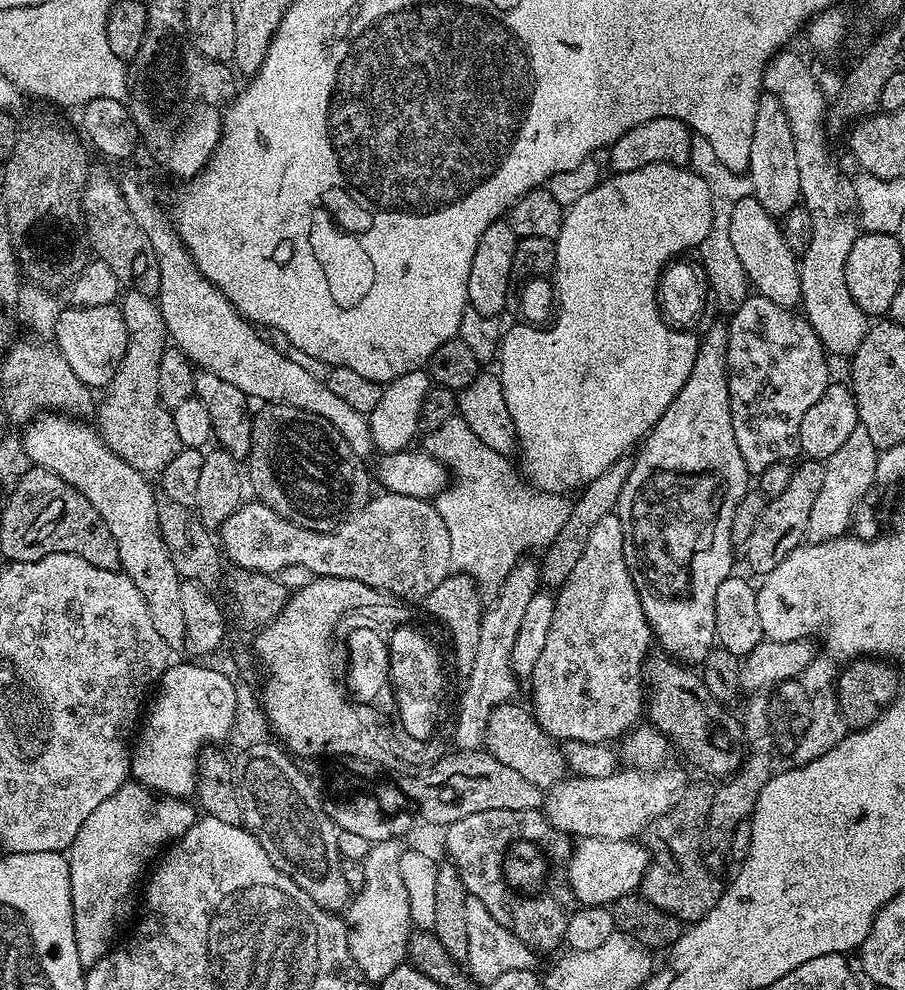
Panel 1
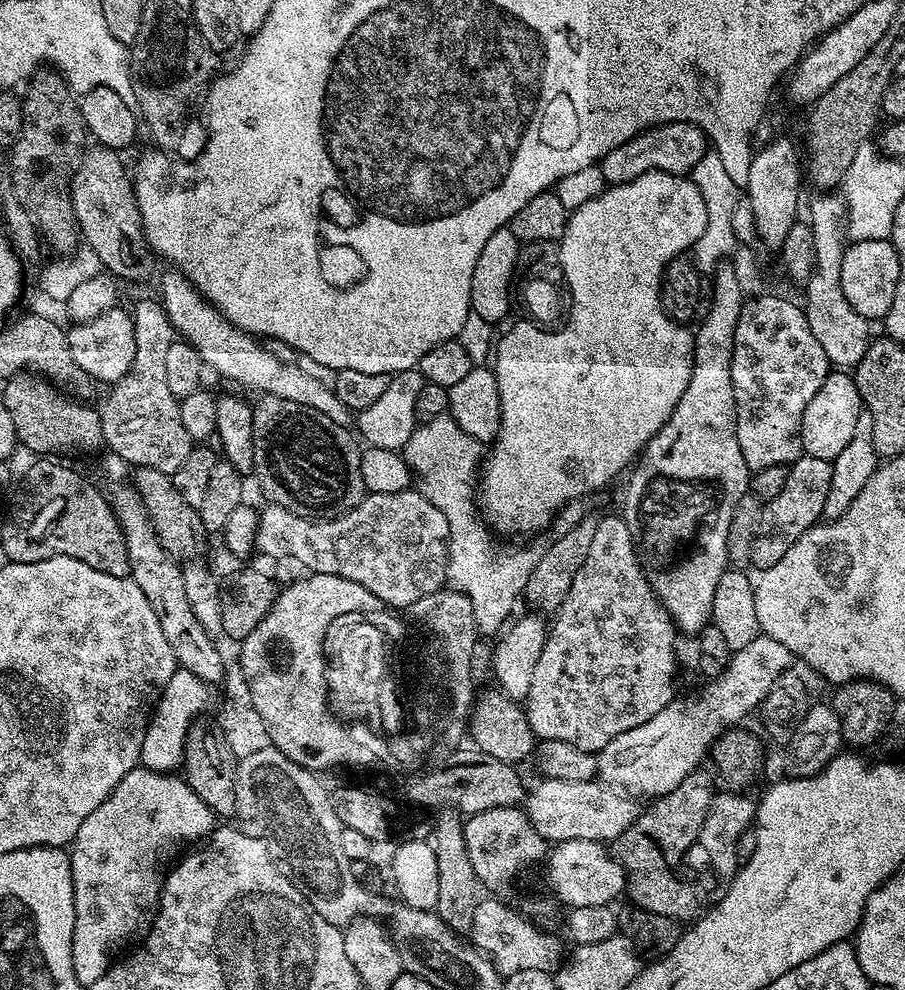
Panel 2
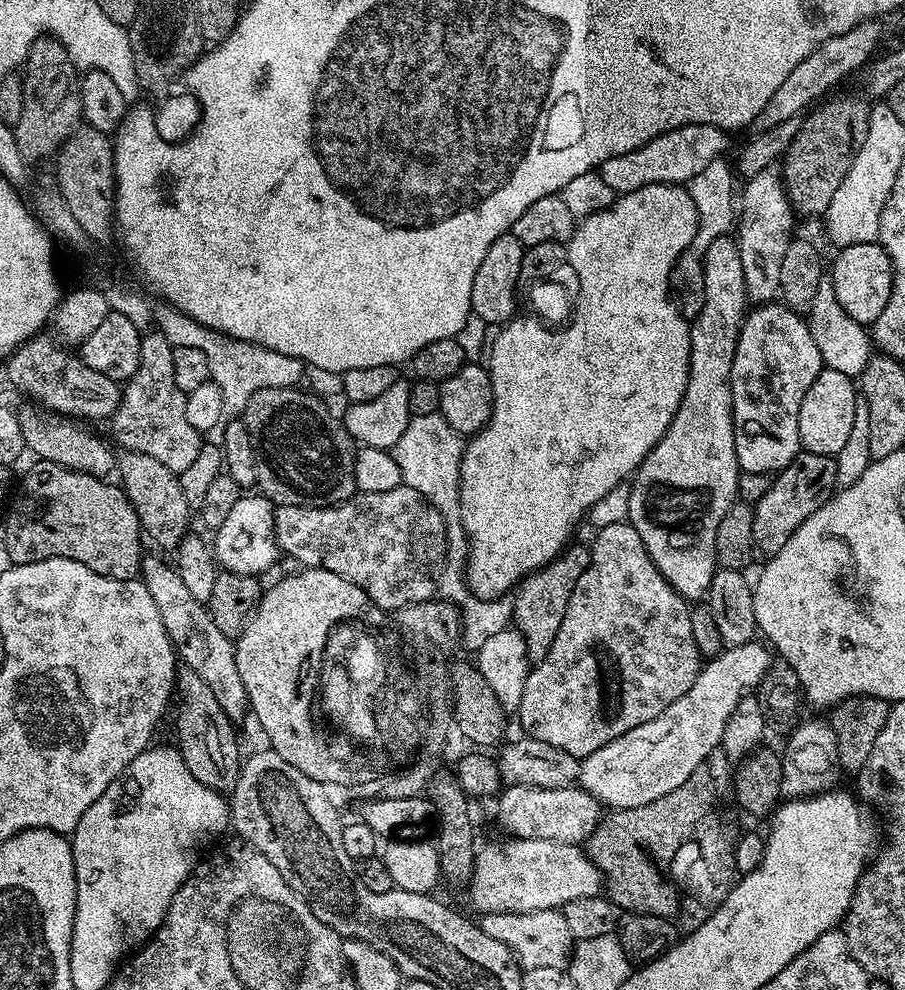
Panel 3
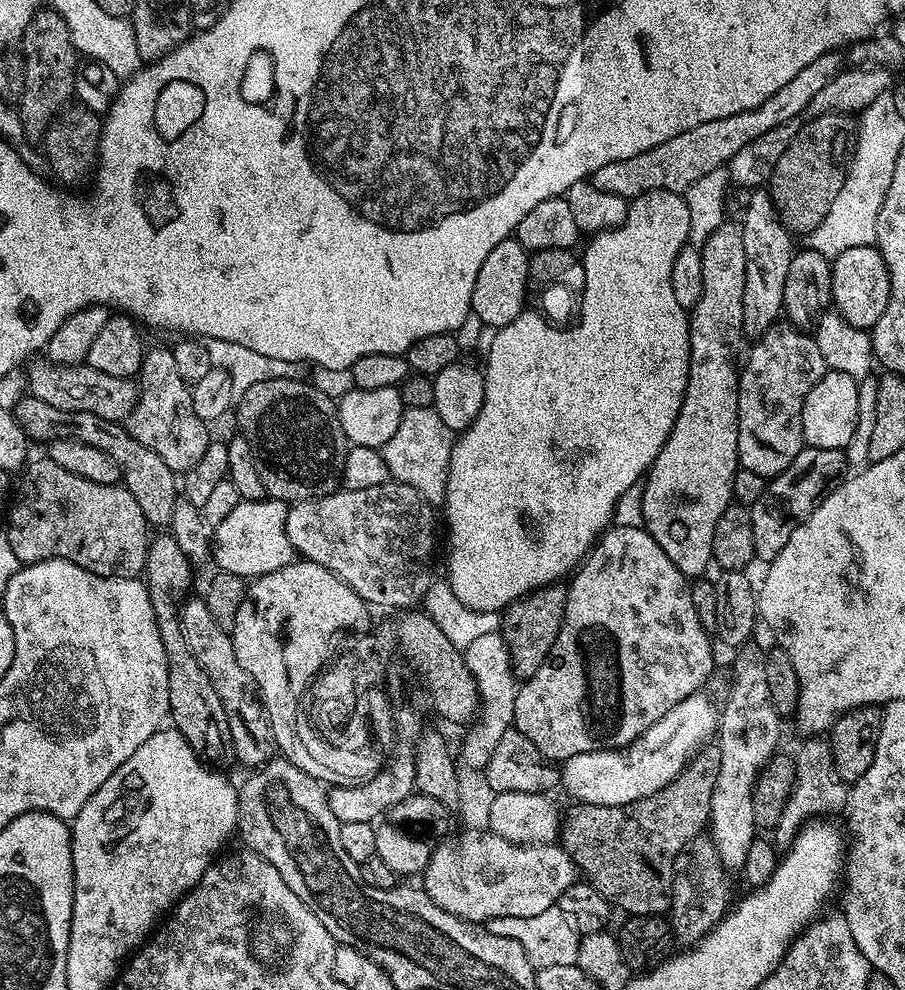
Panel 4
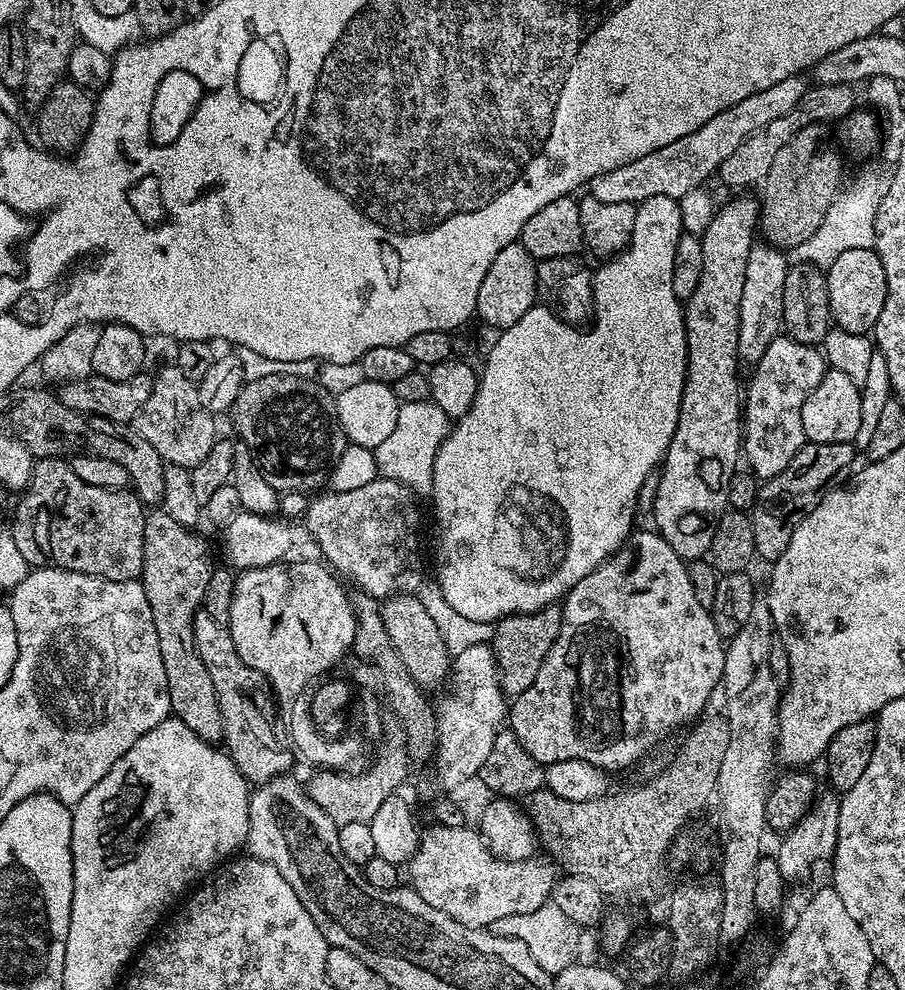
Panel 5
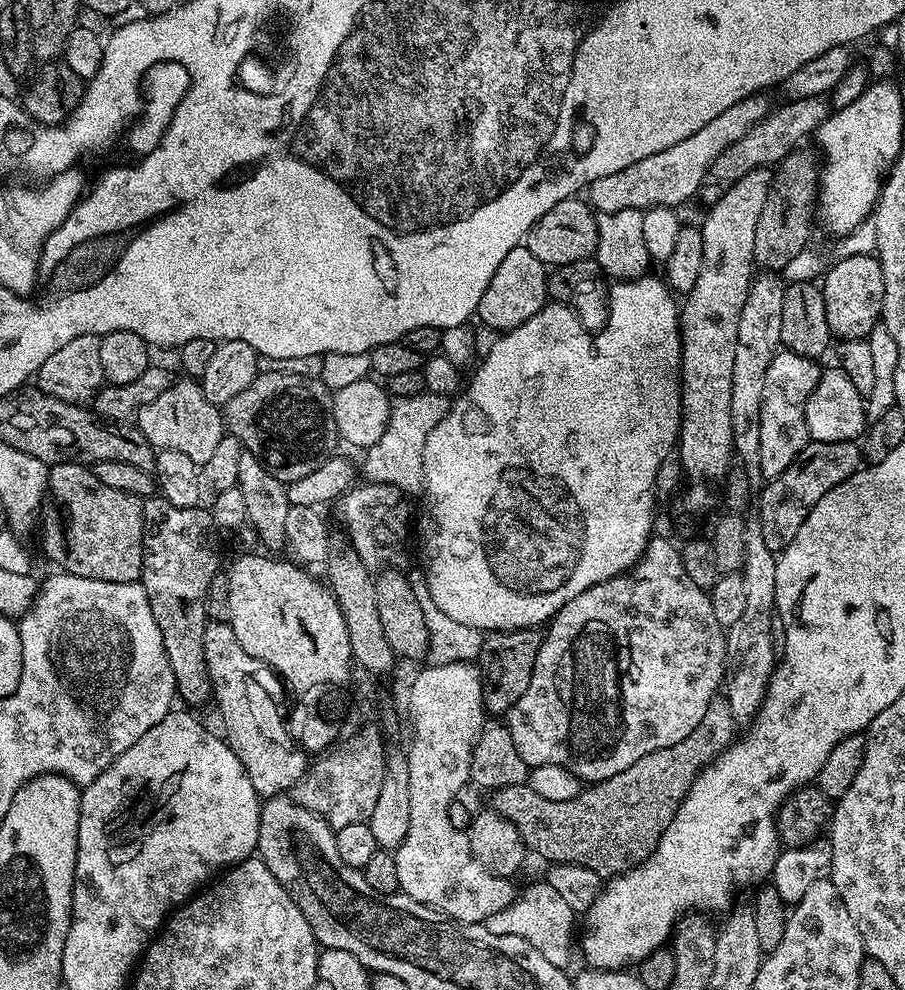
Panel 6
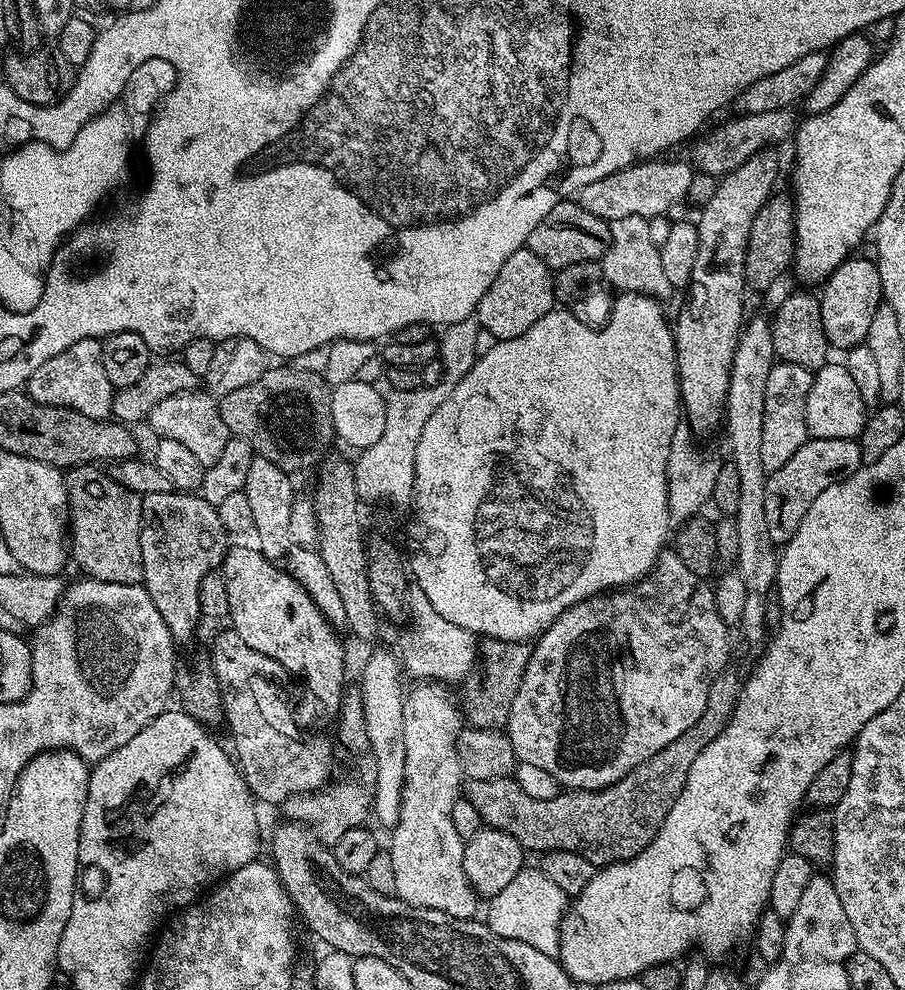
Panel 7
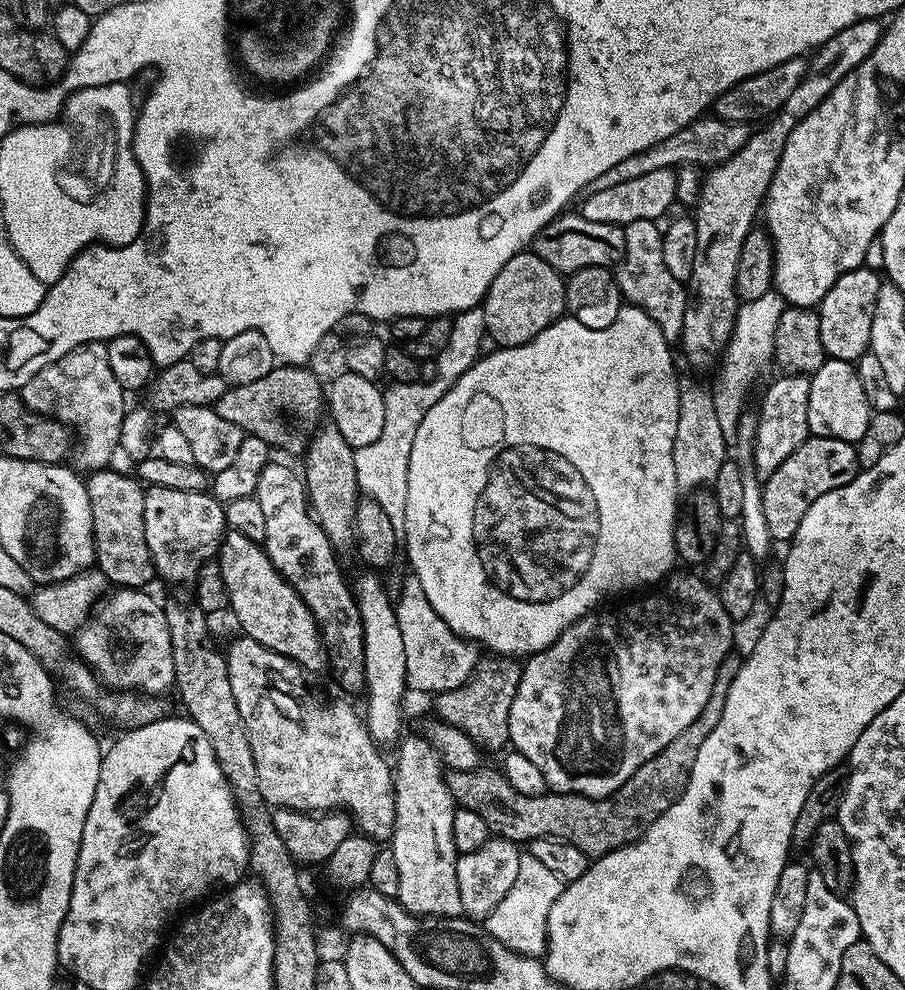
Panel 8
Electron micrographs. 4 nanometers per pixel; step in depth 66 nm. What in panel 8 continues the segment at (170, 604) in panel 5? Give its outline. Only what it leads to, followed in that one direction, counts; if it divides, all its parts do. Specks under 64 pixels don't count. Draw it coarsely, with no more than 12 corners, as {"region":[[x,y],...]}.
{"region":[[151,486],[144,525],[156,576],[191,585],[217,559],[224,505]]}

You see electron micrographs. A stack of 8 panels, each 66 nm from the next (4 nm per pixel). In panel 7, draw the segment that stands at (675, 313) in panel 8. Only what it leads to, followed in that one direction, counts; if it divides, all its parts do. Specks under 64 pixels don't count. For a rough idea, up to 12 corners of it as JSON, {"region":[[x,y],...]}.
{"region":[[647,216],[611,221],[599,266],[617,293],[674,290]]}

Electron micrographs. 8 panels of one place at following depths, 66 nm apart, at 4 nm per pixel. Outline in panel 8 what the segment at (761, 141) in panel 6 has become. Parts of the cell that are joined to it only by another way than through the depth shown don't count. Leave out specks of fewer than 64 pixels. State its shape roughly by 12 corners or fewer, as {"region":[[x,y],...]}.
{"region":[[712,114],[622,158],[591,191],[650,170],[707,170],[742,150],[747,124]]}

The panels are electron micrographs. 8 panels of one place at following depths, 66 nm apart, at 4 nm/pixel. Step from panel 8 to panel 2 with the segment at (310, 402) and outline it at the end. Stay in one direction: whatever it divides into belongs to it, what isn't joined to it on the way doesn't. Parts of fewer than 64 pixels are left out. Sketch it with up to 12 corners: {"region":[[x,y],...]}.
{"region":[[277,396],[254,414],[264,500],[331,518],[365,498],[357,437]]}

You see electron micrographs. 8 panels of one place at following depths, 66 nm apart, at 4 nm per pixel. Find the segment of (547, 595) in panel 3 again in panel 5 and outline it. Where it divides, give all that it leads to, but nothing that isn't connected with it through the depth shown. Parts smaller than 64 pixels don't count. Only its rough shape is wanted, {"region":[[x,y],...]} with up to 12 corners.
{"region":[[548,604],[495,621],[490,645],[500,689],[515,698],[562,630]]}

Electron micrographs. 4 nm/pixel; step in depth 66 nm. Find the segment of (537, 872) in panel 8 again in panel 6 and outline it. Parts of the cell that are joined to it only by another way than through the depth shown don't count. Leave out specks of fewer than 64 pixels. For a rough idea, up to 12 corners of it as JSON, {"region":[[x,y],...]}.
{"region":[[547,882],[488,917],[553,966],[574,956],[570,906]]}

